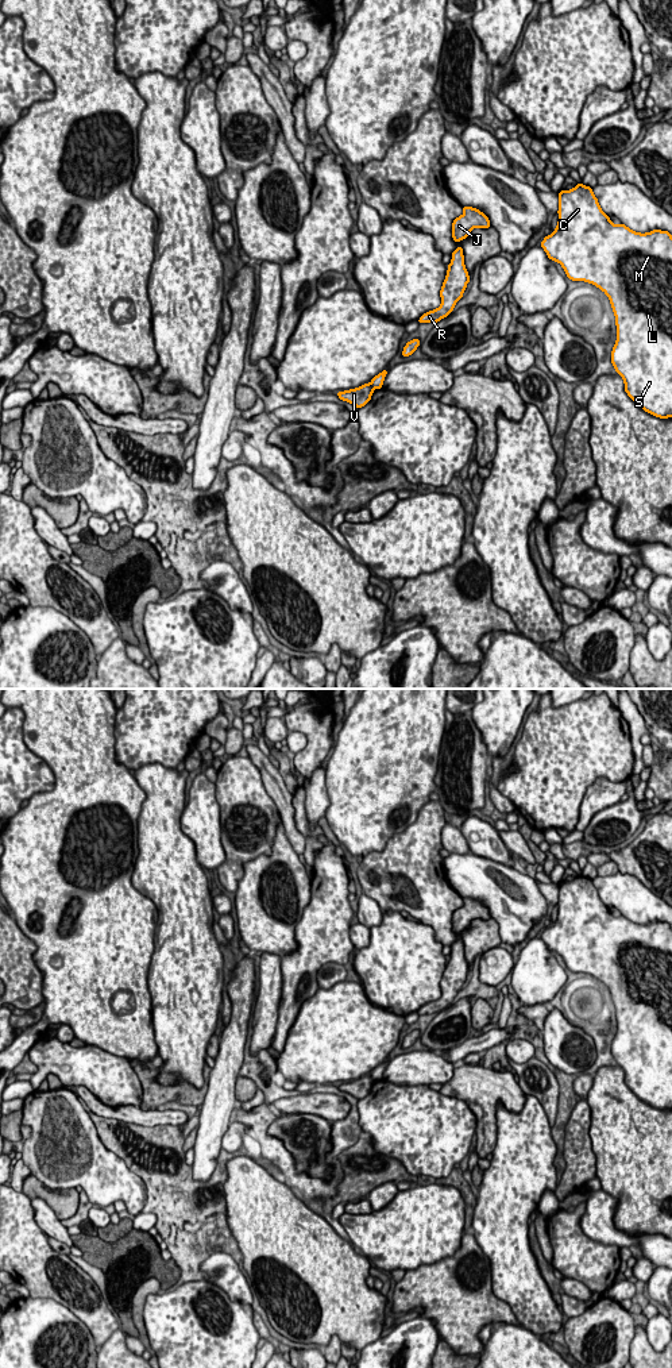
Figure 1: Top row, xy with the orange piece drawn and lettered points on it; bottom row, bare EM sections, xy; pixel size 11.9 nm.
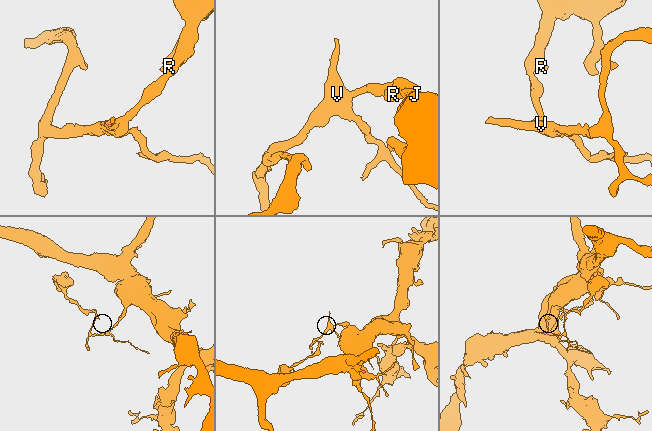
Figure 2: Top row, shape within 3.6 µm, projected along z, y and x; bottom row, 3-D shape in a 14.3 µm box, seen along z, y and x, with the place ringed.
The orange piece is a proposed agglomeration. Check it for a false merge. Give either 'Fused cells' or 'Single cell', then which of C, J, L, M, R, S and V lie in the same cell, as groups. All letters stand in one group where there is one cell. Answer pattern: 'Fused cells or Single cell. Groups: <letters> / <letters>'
Fused cells. Groups: C J L M R S / V

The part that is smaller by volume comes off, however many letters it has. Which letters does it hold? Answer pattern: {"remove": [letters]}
{"remove": ["V"]}

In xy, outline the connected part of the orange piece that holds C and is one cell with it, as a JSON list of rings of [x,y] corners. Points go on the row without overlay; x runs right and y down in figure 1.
[[[578,875],[571,882],[559,883],[559,913],[556,921],[545,928],[541,933],[541,939],[547,944],[548,949],[559,953],[567,968],[572,972],[584,972],[595,976],[606,984],[611,994],[613,1003],[615,1006],[617,1017],[617,1033],[611,1043],[611,1055],[615,1059],[617,1066],[623,1070],[625,1083],[627,1087],[645,1103],[660,1109],[668,1110],[672,1109],[672,928],[668,922],[653,921],[646,925],[640,925],[625,916],[613,916],[610,907],[607,907],[599,898],[598,890],[592,885],[592,879],[583,875]]]

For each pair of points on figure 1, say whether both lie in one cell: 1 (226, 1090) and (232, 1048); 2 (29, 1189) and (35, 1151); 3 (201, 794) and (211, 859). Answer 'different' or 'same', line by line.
1: same
2: different
3: same

